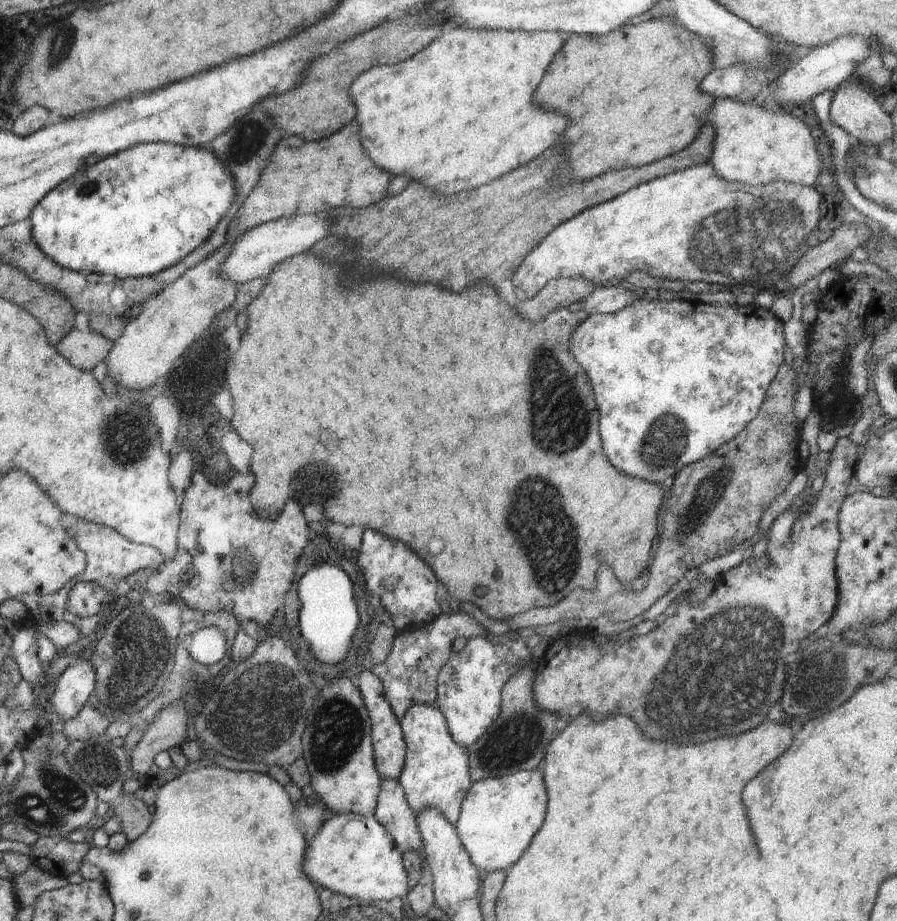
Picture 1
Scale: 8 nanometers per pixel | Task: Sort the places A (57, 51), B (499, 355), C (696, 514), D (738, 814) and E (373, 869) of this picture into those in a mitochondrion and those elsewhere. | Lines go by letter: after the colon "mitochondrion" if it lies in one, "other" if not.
A: mitochondrion
B: other
C: mitochondrion
D: other
E: other

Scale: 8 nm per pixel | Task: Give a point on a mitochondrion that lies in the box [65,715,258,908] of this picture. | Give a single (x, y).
(102, 767)

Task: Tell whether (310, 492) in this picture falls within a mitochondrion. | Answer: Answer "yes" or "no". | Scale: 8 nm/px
yes

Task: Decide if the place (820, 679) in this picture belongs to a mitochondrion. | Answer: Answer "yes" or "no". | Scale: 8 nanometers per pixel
yes

